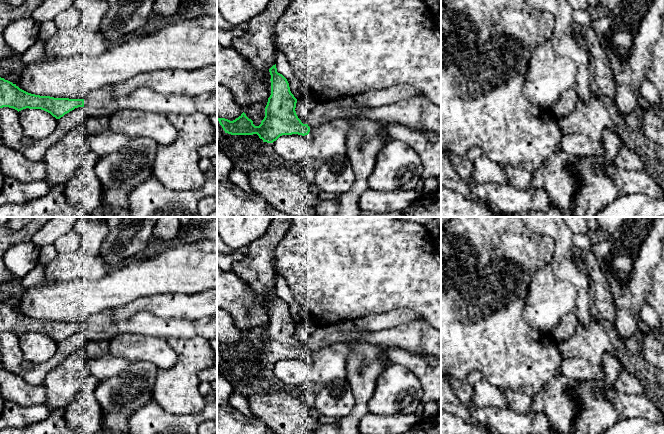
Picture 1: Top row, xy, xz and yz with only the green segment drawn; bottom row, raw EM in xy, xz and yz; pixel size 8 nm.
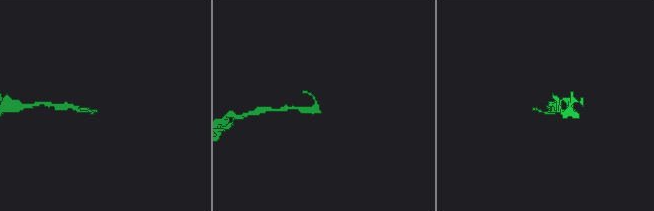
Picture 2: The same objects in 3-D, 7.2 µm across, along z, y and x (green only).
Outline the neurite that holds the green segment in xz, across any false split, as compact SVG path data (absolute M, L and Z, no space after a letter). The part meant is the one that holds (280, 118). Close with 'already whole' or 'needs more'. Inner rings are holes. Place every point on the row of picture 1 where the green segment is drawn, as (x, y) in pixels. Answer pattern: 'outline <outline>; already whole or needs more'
outline M276 64L269 69L271 75L271 95L265 107L265 117L259 126L255 126L243 112L238 118L230 121L225 118L218 118L225 133L231 135L253 135L257 134L263 142L273 143L282 135L308 135L312 127L316 127L332 119L346 119L350 116L362 117L370 121L384 123L386 126L392 124L404 125L410 129L428 131L441 134L441 106L429 101L421 96L413 99L406 99L387 106L372 106L365 110L360 107L336 107L329 104L317 104L307 118L307 123L303 124L298 118L295 108L297 99L290 91L287 79L277 72Z; needs more

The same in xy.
outline M0 77L0 108L3 107L13 108L18 112L26 108L41 109L56 119L78 107L83 107L88 117L99 117L126 109L165 116L201 112L210 117L217 114L217 90L199 96L188 96L160 94L148 88L139 88L129 95L117 97L110 85L90 92L84 99L69 99L31 94Z; needs more

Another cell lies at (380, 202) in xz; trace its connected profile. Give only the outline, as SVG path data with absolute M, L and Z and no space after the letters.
M371 188L362 193L359 199L360 210L385 214L407 210L416 201L420 193L410 191L375 191Z

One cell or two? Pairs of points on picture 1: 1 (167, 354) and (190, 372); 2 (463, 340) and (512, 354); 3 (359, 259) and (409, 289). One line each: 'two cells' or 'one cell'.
1: two cells
2: one cell
3: one cell

